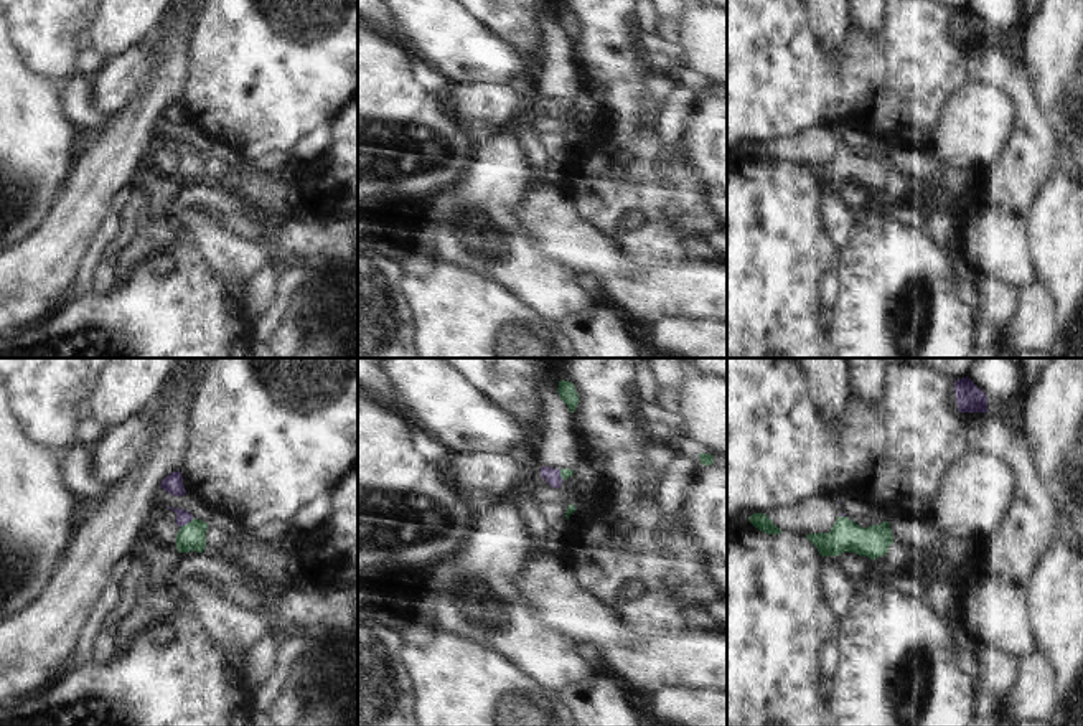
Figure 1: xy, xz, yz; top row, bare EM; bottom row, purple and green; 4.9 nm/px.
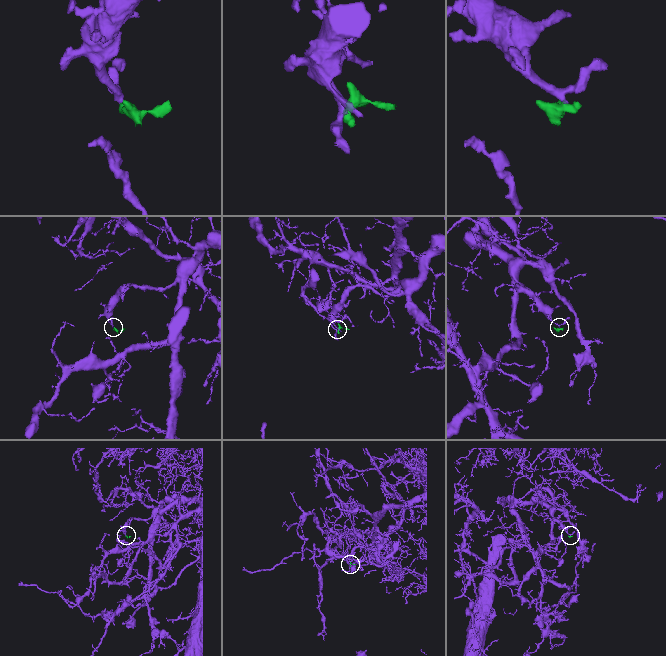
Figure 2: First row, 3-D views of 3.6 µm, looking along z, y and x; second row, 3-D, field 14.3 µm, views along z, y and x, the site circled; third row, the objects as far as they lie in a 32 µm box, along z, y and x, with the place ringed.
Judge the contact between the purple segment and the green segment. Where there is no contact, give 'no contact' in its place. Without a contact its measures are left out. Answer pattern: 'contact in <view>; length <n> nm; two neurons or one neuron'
contact in xy; length 80 nm; one neuron

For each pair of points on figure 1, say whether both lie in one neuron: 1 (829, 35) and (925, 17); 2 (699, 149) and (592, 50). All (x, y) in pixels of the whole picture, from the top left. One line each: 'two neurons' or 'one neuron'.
1: two neurons
2: two neurons

